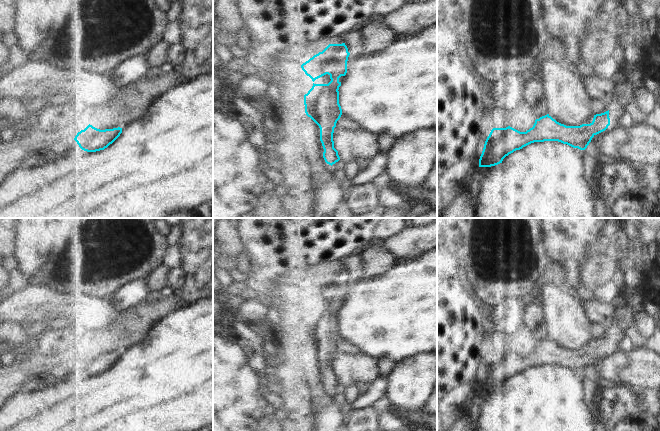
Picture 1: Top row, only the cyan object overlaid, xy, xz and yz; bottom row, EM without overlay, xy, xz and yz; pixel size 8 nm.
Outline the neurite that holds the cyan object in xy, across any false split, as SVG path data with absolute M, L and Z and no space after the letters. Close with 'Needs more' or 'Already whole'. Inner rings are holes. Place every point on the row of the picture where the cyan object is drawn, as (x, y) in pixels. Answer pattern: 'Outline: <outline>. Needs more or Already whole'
Outline: M88 125L84 130L77 133L74 140L79 147L87 152L104 150L112 144L122 133L122 128L100 130Z. Already whole

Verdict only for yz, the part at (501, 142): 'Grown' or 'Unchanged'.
Unchanged

